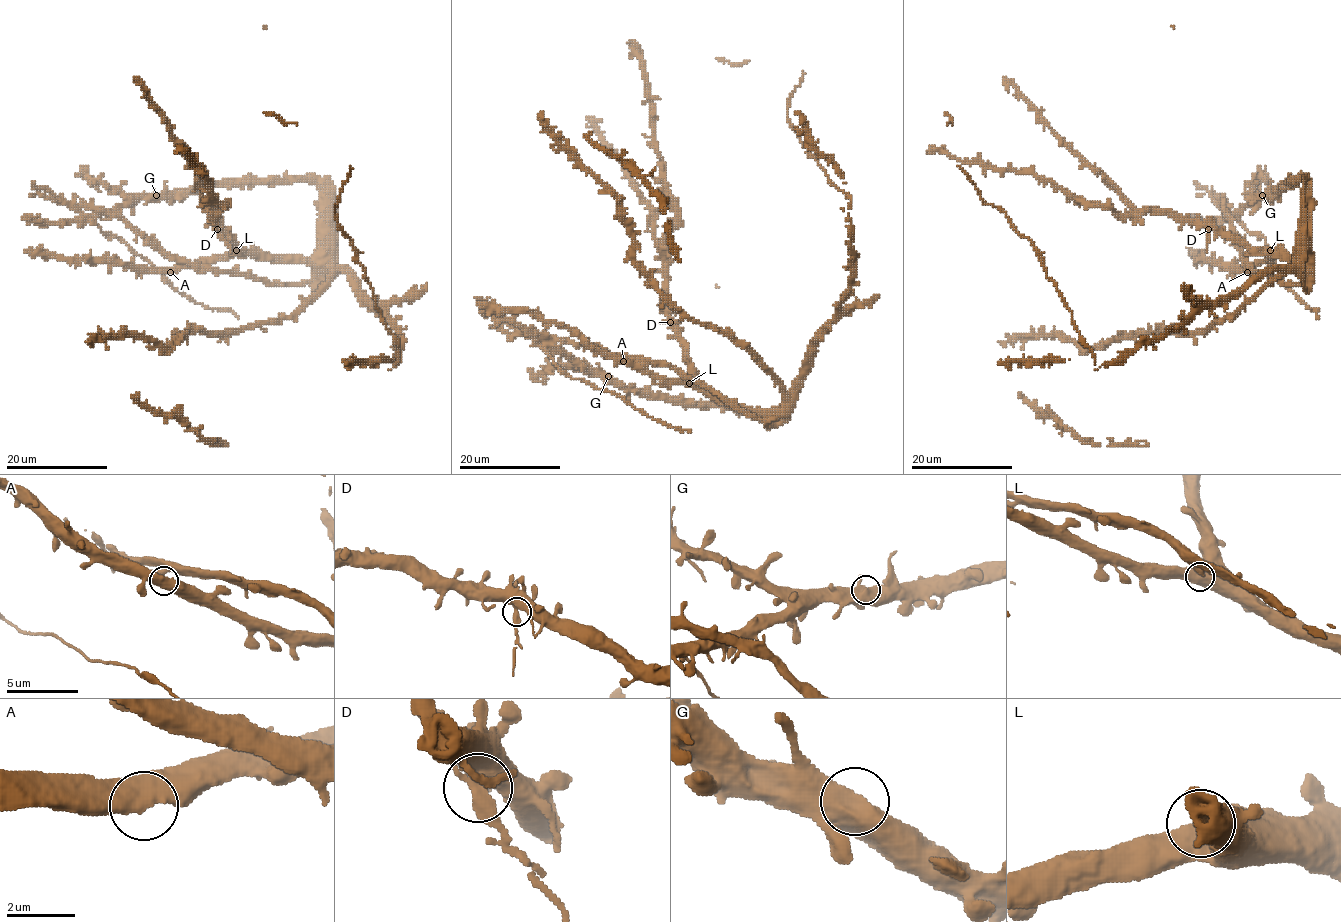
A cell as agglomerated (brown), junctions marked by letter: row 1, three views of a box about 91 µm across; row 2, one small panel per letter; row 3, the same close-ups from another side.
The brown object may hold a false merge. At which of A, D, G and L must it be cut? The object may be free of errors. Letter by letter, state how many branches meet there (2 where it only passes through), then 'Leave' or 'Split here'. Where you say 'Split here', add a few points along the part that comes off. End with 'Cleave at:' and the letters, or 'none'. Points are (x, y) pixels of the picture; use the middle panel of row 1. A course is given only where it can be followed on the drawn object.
A: Branches: 2. Leave
D: Branches: 2. Split here. Course of the part to remove: (670, 322), (684, 321)
G: Branches: 2. Leave
L: Branches: 2. Leave
Cleave at: D

